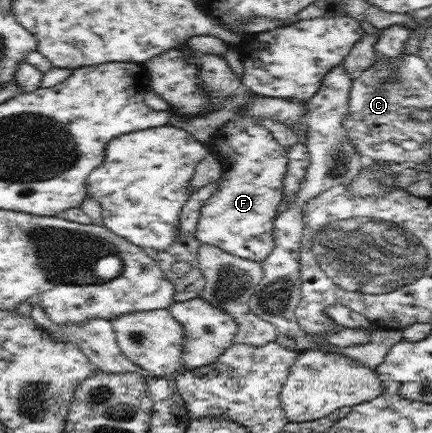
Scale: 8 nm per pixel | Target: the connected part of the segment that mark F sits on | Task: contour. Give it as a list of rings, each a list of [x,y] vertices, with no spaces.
[[[235,117],[216,129],[209,142],[212,144],[212,154],[223,164],[222,179],[217,190],[201,208],[196,237],[201,245],[217,246],[233,256],[247,258],[253,262],[264,262],[274,250],[274,221],[283,207],[283,180],[288,167],[288,152],[281,143],[273,138],[268,129],[268,123],[253,117]]]

